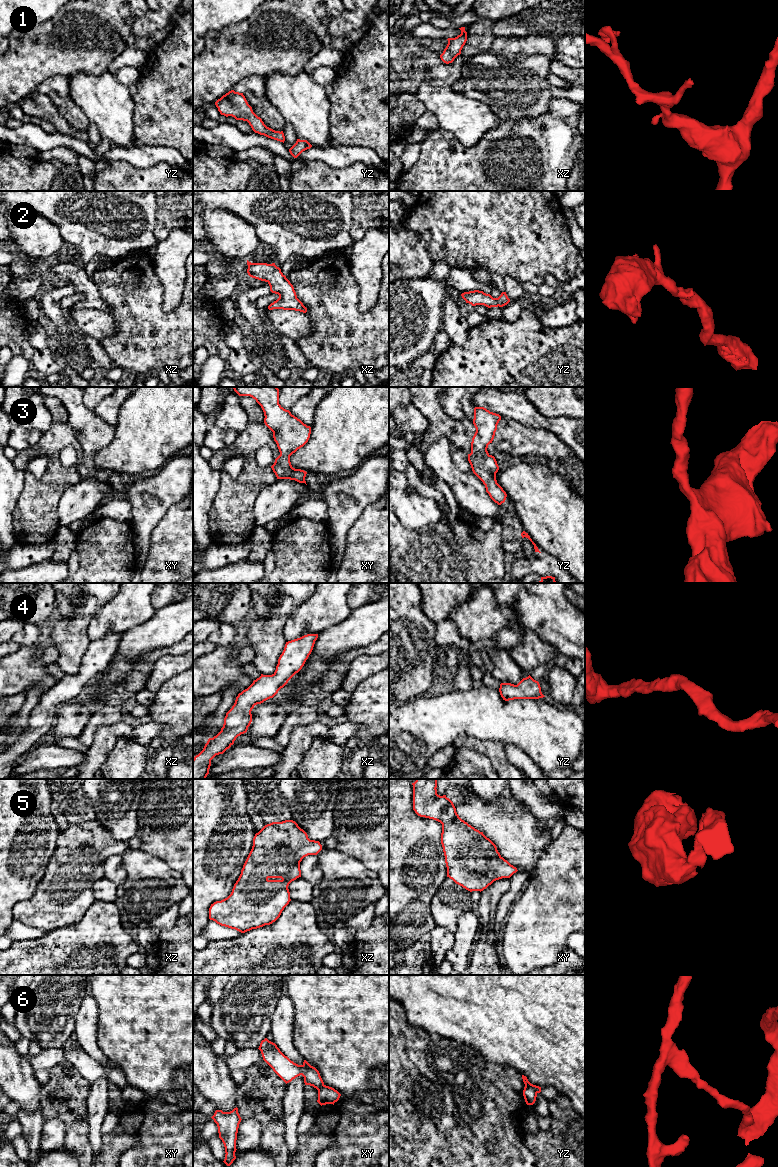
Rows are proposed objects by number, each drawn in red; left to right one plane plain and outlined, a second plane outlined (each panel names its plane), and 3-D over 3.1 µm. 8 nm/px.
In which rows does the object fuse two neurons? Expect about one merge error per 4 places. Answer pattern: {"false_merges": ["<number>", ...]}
{"false_merges": ["6"]}

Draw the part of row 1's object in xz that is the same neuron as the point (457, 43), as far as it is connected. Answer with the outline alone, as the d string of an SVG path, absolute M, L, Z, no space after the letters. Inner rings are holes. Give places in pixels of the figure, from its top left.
M465 27L459 29L461 30L461 34L455 38L448 38L448 44L440 55L441 60L446 64L452 63L454 59L461 54L461 50L467 41Z

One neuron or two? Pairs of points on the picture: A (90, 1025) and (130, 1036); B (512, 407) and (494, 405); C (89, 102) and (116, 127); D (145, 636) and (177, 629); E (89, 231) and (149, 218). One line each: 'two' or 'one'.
A: two
B: one
C: one
D: one
E: one

